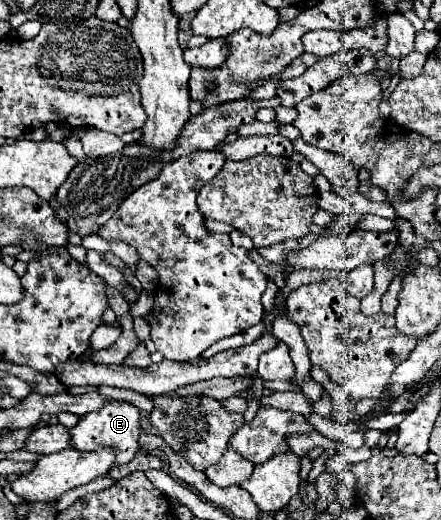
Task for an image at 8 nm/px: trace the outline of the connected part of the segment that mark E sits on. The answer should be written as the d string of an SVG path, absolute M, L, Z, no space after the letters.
M106 401L100 411L88 413L80 417L78 425L72 427L72 447L80 451L96 451L102 447L114 447L116 449L116 465L128 463L138 451L140 451L140 437L142 423L140 423L140 409L128 401Z

